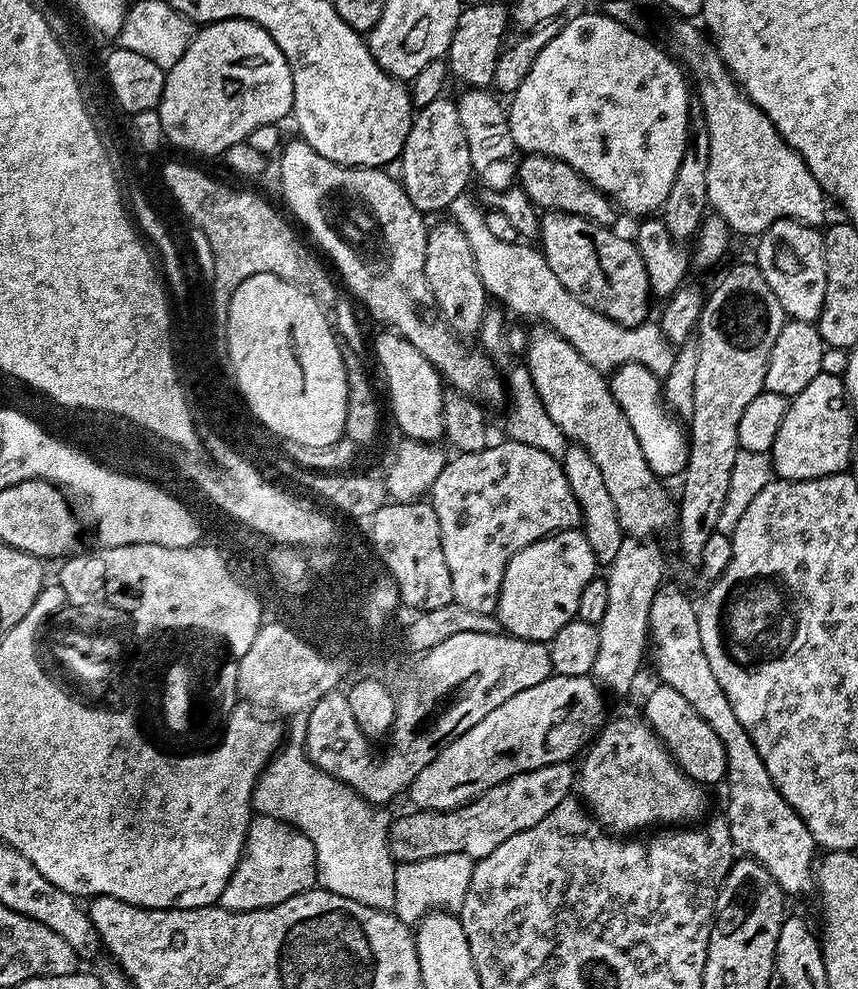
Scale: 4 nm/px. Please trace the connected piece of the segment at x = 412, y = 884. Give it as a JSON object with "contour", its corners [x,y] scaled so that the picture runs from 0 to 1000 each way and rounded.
{"contour":[[[510,863],[510,868],[463,873],[456,921],[470,934],[484,936],[501,922],[535,920],[543,908],[543,900],[548,900],[551,873],[551,867],[543,863]]]}

